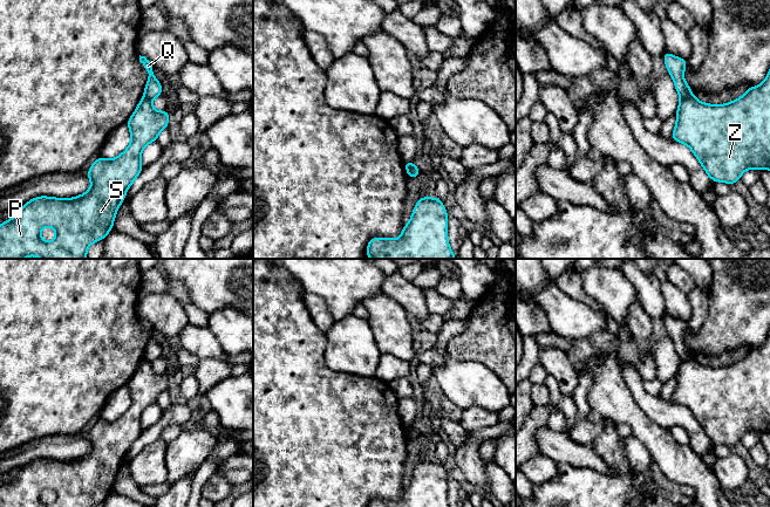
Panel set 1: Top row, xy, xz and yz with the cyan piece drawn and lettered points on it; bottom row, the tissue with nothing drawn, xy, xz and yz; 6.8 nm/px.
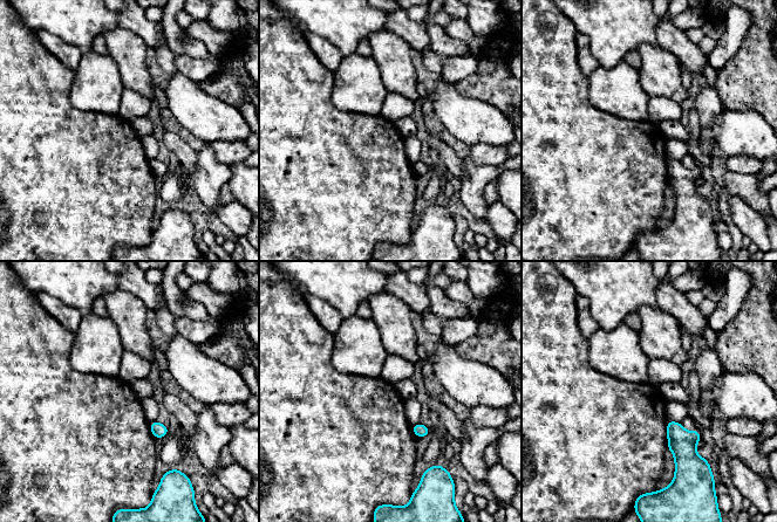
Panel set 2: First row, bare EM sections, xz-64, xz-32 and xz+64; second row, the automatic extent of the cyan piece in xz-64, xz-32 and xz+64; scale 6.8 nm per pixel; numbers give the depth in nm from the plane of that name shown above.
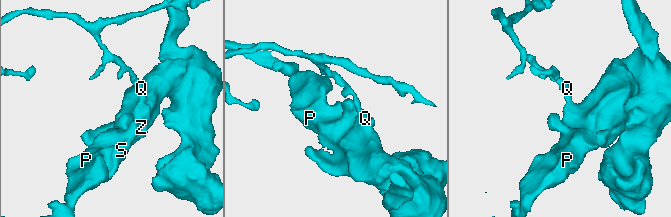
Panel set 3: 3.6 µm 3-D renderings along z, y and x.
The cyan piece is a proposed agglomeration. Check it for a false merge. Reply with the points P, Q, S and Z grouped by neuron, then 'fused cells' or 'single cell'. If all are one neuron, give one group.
P S Z / Q; fused cells

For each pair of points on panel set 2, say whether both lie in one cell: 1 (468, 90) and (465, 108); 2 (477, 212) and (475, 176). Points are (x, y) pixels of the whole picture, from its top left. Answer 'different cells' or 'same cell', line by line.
1: different cells
2: same cell

